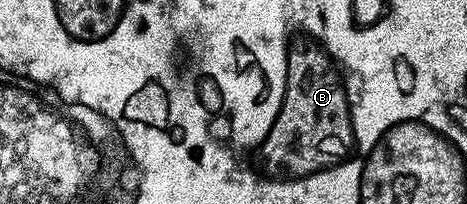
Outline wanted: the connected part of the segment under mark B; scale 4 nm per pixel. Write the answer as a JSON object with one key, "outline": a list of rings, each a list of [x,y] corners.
{"outline":[[[302,23],[291,24],[283,39],[283,93],[279,96],[275,116],[271,116],[271,124],[267,124],[267,132],[244,146],[230,119],[221,112],[216,110],[209,118],[207,132],[211,140],[221,145],[238,164],[245,160],[247,176],[255,176],[255,180],[263,180],[263,184],[300,184],[314,176],[335,172],[335,168],[347,168],[351,160],[359,160],[359,131],[355,129],[355,104],[351,104],[351,76],[347,76],[347,64],[331,52],[323,36],[311,32],[311,28],[303,28]]]}

